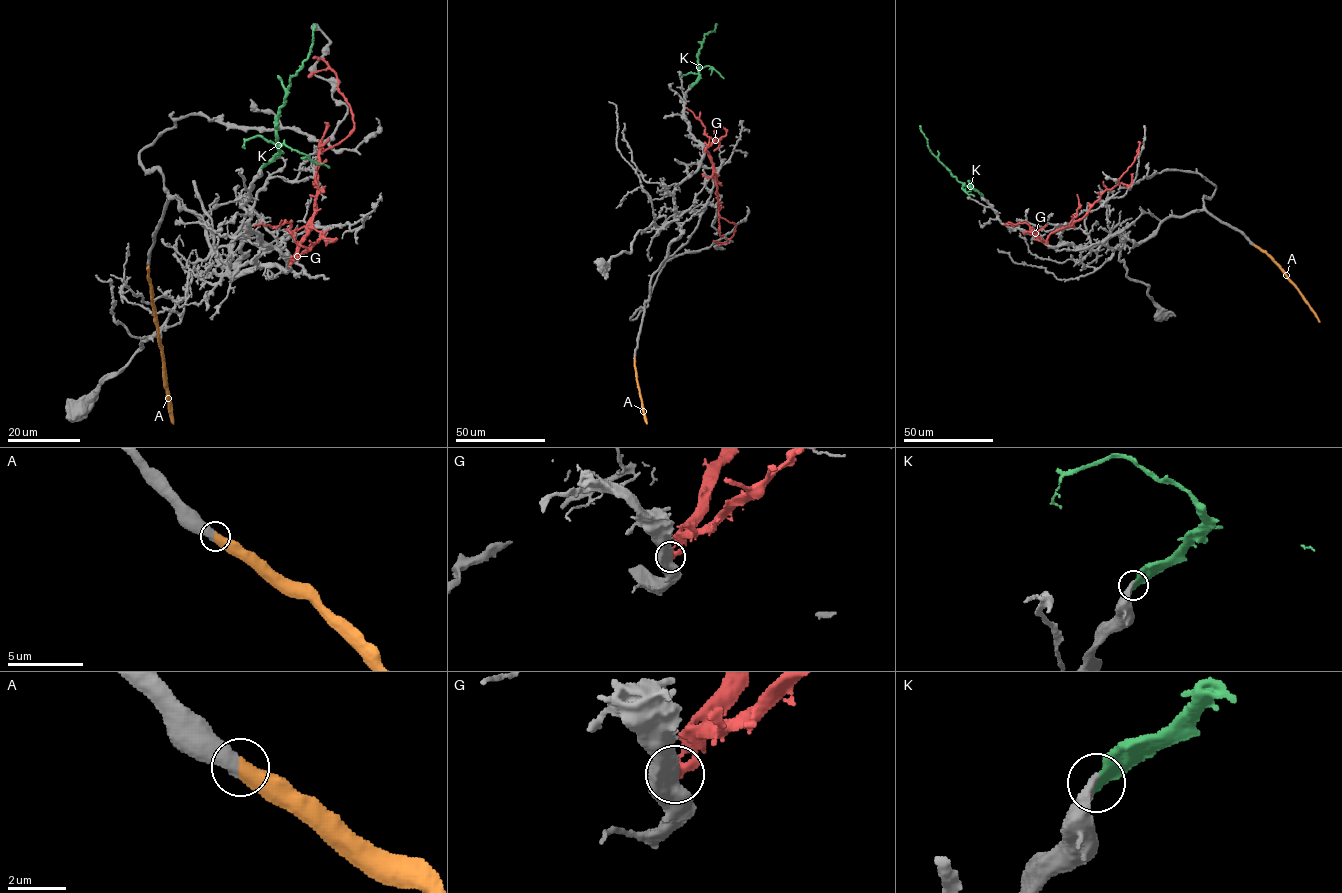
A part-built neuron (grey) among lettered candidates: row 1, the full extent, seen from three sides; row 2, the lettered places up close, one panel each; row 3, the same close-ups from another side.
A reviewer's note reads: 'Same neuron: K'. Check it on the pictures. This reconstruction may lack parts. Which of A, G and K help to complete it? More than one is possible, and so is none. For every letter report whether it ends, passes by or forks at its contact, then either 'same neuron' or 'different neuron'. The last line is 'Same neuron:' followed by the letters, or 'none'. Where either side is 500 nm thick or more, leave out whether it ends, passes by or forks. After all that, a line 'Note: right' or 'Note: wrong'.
A: same neuron
G: different neuron
K: same neuron
Same neuron: A, K
Note: wrong

